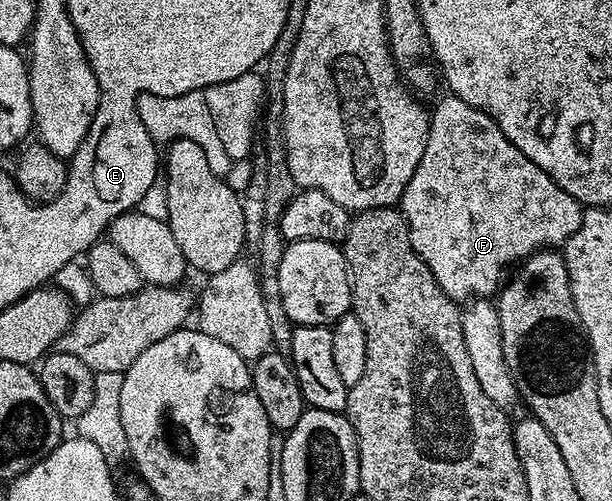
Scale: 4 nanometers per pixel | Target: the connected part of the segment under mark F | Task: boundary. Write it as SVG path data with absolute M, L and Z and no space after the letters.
M446 95L446 98L435 109L432 109L430 113L428 143L424 147L424 155L420 159L412 179L408 179L408 187L404 187L400 202L400 212L408 223L408 231L410 232L412 247L416 251L416 255L426 264L428 271L432 271L436 283L440 283L442 290L454 302L466 303L471 299L493 298L499 292L500 286L507 276L506 265L511 264L510 266L513 266L515 263L521 263L526 258L533 256L534 253L541 253L549 250L551 247L565 246L567 239L580 227L584 209L583 206L578 204L576 198L568 195L568 191L564 191L544 170L536 167L536 163L532 163L532 159L528 159L528 155L524 155L518 150L504 135L504 131L500 131L500 127L487 113L472 107L468 103L464 103L464 99Z

